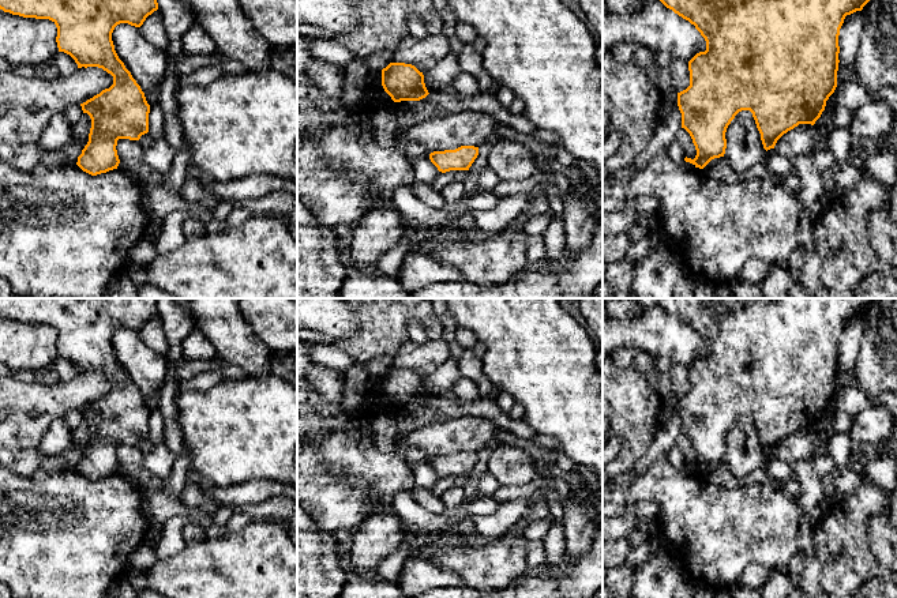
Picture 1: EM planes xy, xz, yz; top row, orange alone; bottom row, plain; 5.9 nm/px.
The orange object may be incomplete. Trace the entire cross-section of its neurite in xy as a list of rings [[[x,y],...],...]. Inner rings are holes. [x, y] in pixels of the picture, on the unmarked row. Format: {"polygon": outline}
{"polygon": [[[0,298],[0,315],[23,323],[52,326],[57,332],[59,357],[70,360],[78,373],[98,372],[113,381],[109,394],[80,409],[83,418],[91,424],[91,433],[76,470],[91,481],[117,474],[117,445],[139,445],[149,437],[150,410],[140,391],[119,364],[112,338],[120,328],[140,332],[146,323],[158,315],[157,298]]]}

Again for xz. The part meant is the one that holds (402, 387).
{"polygon": [[[390,368],[383,373],[382,391],[394,407],[420,406],[429,399],[423,377],[405,368]]]}

